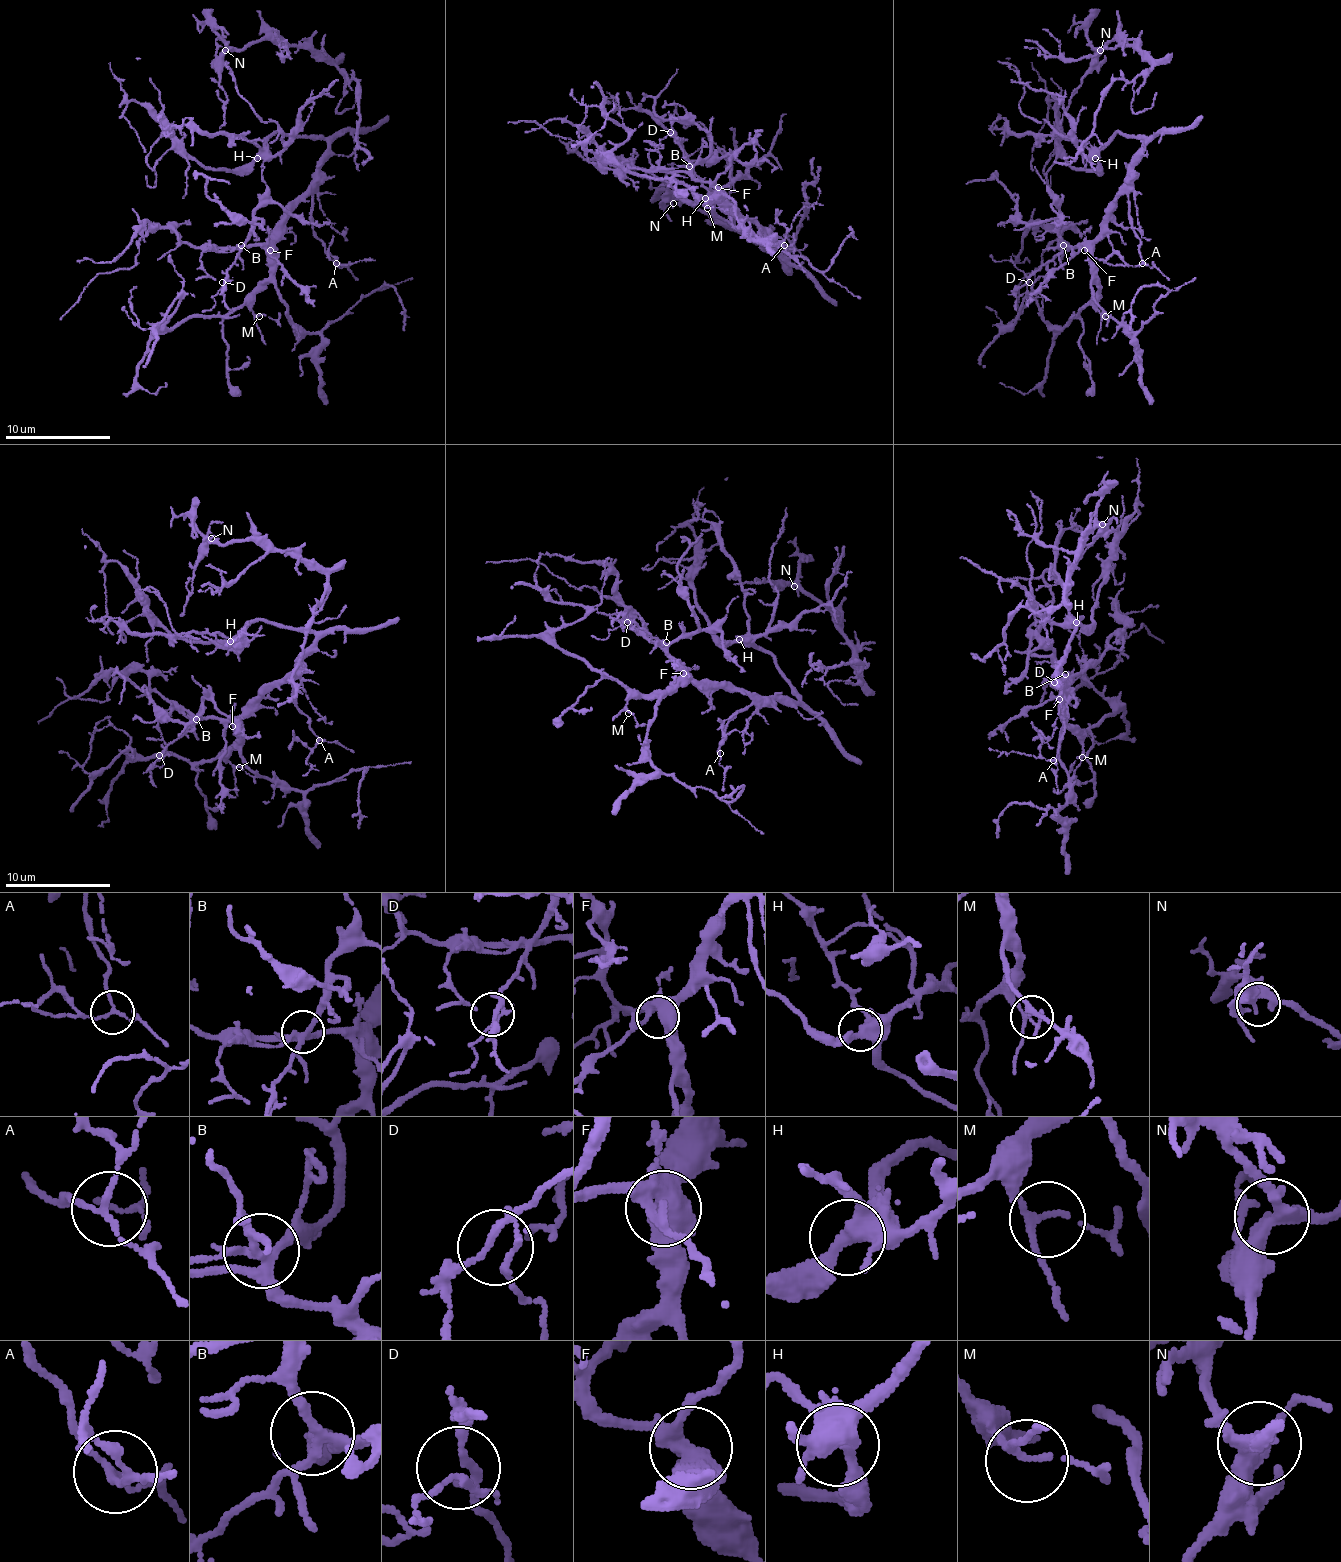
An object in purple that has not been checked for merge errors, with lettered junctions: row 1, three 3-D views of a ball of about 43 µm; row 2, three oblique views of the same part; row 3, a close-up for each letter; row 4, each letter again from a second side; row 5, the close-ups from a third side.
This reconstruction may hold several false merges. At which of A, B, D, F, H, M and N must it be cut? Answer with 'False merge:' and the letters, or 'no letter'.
False merge: no letter

